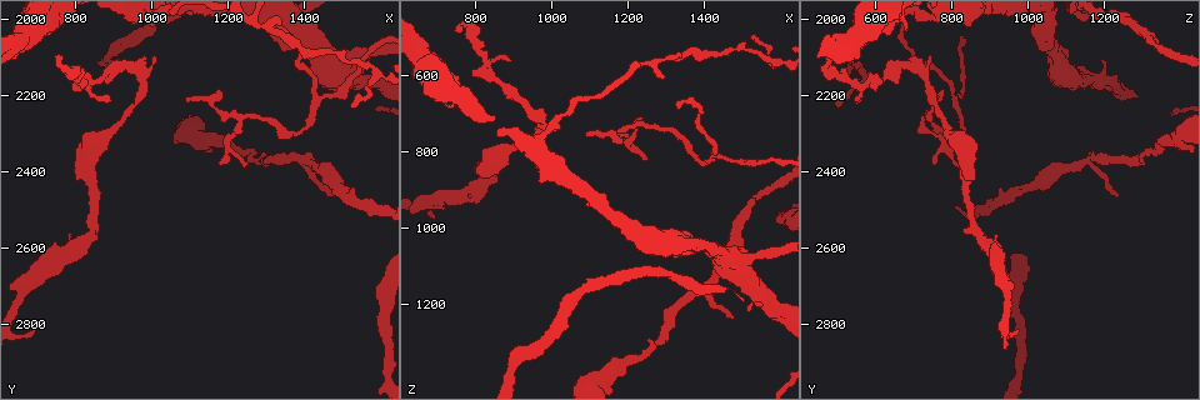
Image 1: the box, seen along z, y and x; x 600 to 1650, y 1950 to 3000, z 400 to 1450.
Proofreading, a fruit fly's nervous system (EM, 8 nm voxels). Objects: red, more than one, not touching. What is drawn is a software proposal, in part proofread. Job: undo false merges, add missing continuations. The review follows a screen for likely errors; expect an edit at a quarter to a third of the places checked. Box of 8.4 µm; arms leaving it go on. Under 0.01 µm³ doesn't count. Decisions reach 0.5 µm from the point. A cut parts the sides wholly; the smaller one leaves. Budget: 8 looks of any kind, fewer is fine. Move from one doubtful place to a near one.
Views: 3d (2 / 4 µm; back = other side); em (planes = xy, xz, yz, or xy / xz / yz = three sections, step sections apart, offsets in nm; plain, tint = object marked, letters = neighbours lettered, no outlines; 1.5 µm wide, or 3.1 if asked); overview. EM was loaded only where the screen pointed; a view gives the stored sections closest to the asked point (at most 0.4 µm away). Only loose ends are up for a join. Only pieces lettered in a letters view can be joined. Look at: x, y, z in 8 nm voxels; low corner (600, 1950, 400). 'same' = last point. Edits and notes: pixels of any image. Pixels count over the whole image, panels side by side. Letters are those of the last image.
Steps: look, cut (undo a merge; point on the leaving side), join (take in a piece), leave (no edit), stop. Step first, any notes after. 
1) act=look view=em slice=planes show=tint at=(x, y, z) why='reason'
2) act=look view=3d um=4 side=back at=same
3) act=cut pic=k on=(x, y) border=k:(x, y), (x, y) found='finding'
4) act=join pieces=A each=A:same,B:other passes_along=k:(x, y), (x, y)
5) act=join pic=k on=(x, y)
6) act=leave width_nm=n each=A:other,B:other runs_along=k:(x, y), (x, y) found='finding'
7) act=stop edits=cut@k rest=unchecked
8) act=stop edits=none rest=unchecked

act=look view=3d um=2 side=back at=(750, 2100, 480) why='thin end'

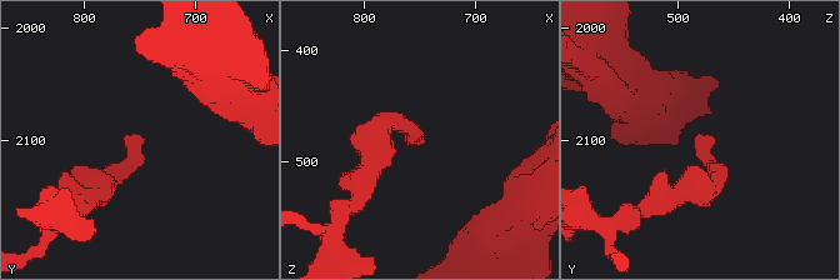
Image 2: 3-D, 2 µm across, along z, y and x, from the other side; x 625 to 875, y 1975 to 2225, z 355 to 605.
act=look view=em slice=yz step=8 show=tint at=(754, 2098, 480) why='shape alone is not enough'

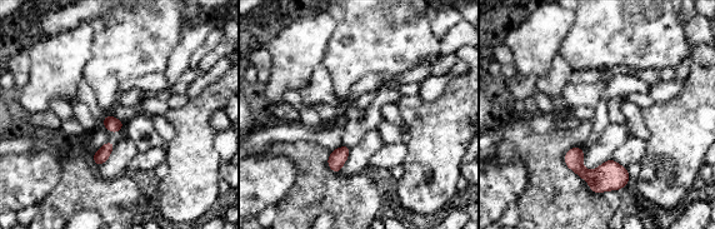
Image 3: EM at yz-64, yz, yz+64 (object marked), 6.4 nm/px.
act=look view=em slice=planes show=letters at=same

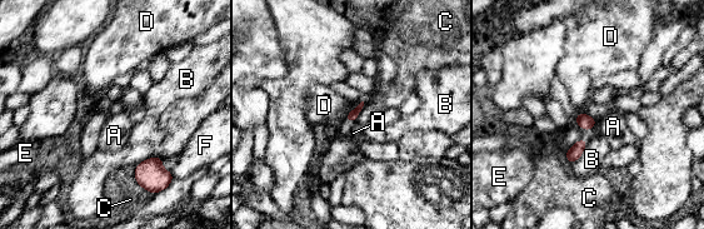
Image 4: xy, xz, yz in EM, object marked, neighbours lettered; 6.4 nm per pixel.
act=leave each=A:other,B:other,C:other,D:other,E:other,F:other border=4:(353, 109), (343, 118) found='none of them fits'

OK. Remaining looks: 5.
act=look view=em slice=planes show=tint at=(1475, 2125, 1080) why='three-way junction'

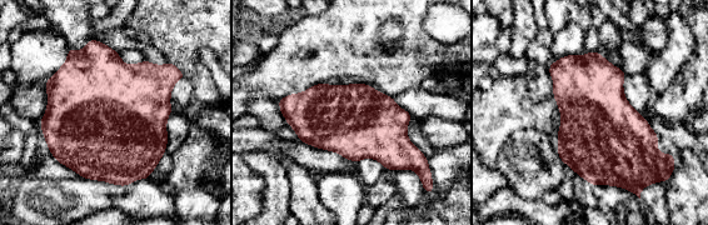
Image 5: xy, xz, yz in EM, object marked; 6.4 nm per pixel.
act=look view=em slice=planes show=letters at=same why='see the neighbours'

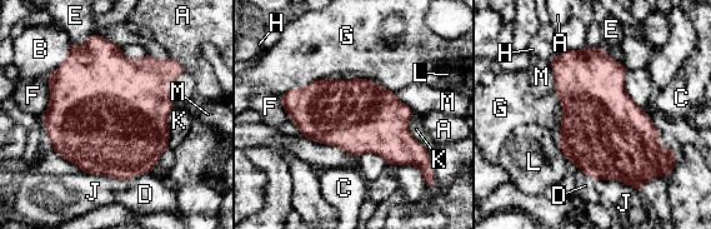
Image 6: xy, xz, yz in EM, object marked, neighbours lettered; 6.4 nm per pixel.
act=leave each=A:other,B:other,C:other,D:other,E:other,F:other,G:other,H:other,J:other,K:other,L:other,M:other border=6:(325, 78), (280, 96) found='one neuron here'

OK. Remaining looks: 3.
act=look view=3d um=2 side=back at=(1150, 2325, 1370) why='calibre changes'

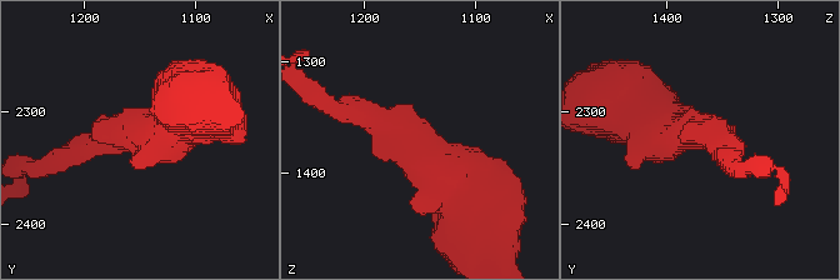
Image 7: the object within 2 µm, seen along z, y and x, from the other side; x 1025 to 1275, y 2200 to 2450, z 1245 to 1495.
act=look view=em slice=yz step=8 show=tint at=(1154, 2318, 1376) arm_widths_nm=170,550

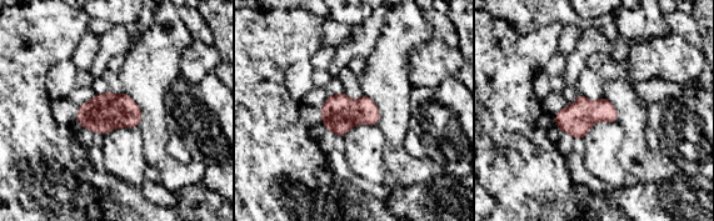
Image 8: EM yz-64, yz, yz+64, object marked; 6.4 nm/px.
act=look view=em slice=yz step=8 show=letters at=same why='what lies round it'

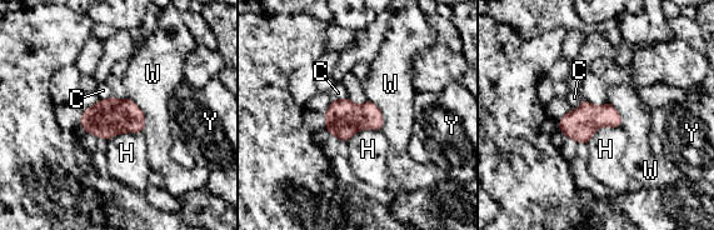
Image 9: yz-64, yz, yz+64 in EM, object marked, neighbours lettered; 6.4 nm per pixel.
act=leave longest_contact=W:260nm each=C:other,H:other,W:other,Y:other found='one neuron here'

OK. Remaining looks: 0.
act=stop edits=none rest=unchecked

